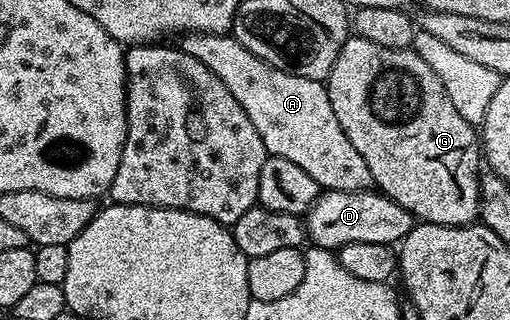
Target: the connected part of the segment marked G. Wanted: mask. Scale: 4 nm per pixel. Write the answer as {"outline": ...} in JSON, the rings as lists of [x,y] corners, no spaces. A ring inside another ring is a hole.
{"outline":[[[348,36],[341,52],[337,52],[337,60],[329,72],[325,83],[329,92],[329,104],[333,104],[333,112],[337,115],[337,124],[341,124],[341,132],[349,136],[349,144],[361,152],[361,157],[365,159],[365,164],[369,164],[371,181],[382,193],[391,198],[401,208],[408,210],[419,222],[432,222],[433,224],[445,224],[446,226],[469,226],[479,218],[479,180],[481,175],[481,138],[476,127],[470,122],[466,122],[453,108],[453,100],[449,100],[449,92],[445,92],[445,84],[437,80],[437,72],[417,56],[413,48],[398,50],[397,48],[381,48],[381,44],[372,44],[370,40],[358,36]]]}

